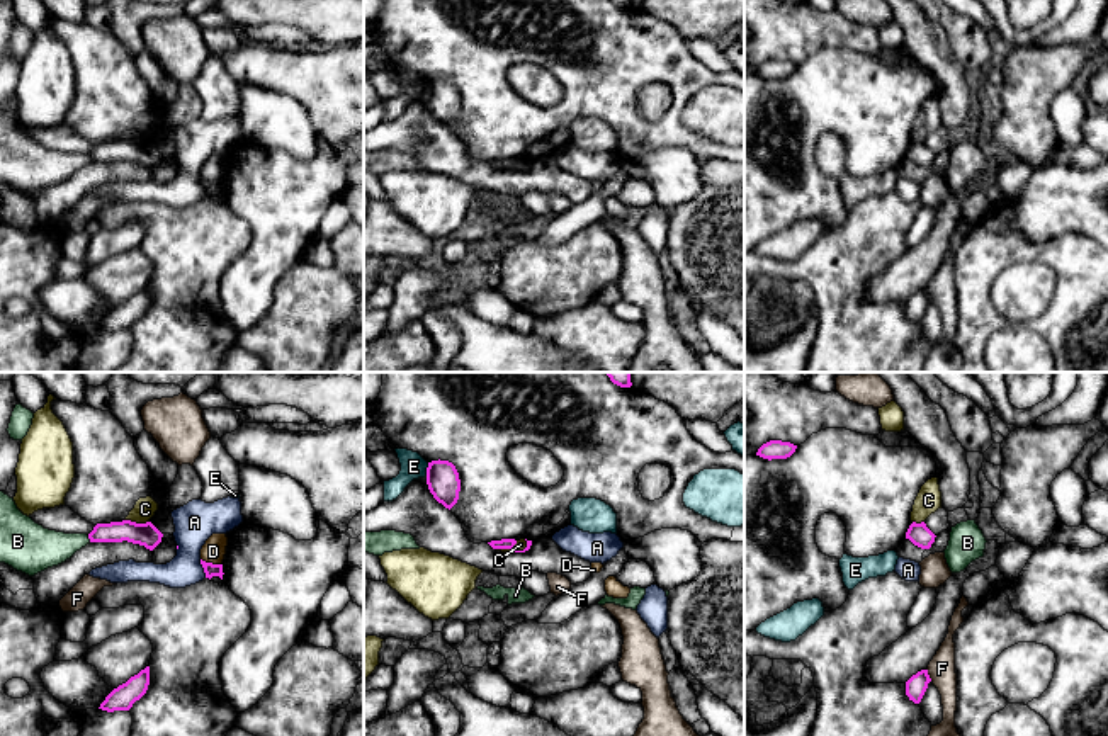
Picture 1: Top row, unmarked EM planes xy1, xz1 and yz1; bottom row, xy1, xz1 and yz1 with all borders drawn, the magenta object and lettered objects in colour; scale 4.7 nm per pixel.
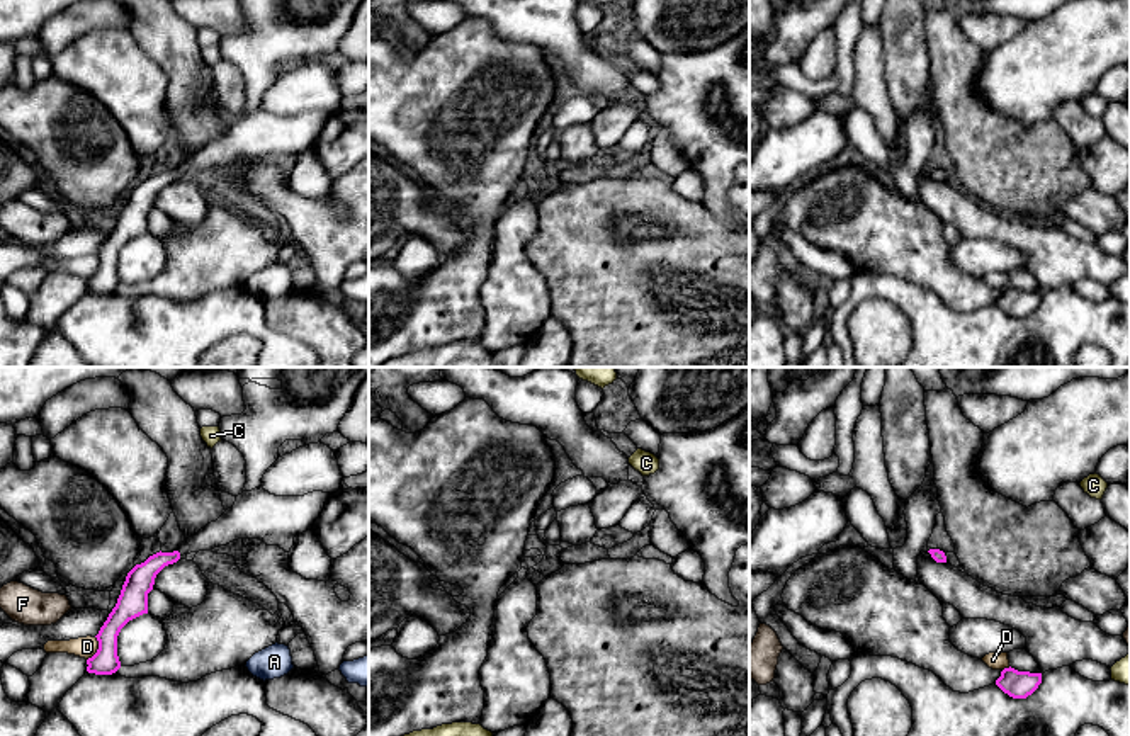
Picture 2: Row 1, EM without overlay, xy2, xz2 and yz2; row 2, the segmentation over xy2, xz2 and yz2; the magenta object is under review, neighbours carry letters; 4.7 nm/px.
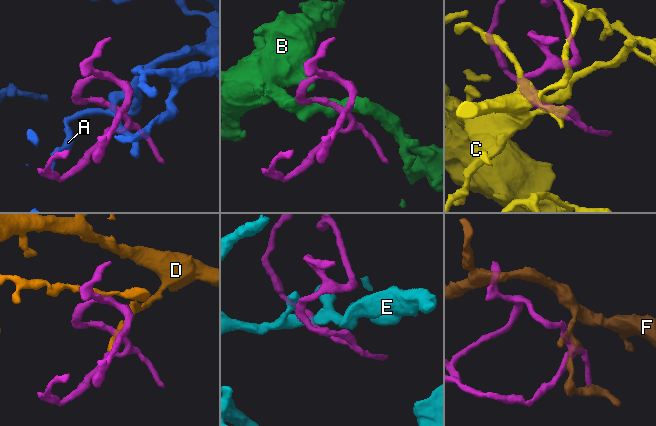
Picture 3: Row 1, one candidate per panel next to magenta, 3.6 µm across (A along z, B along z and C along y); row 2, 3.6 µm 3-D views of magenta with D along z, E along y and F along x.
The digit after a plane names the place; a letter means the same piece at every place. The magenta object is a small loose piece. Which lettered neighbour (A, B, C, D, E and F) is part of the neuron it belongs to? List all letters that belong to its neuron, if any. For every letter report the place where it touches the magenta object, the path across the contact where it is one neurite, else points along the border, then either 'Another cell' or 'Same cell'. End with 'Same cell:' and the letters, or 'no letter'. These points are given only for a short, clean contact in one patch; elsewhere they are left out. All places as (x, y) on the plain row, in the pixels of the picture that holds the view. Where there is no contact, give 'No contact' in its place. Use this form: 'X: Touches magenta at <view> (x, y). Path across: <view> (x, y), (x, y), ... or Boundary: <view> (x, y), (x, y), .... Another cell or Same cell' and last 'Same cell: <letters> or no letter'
A: Touches magenta at xy1 (203, 186). Another cell
B: Touches magenta at xy1 (89, 157). Boundary: xy1 (87, 155), (90, 160). Another cell
C: Touches magenta at xy1 (135, 141). Another cell
D: Touches magenta at xy2 (99, 267). Another cell
E: Touches magenta at xz1 (427, 89). Another cell
F: Touches magenta at yz1 (928, 294). Another cell
Same cell: no letter

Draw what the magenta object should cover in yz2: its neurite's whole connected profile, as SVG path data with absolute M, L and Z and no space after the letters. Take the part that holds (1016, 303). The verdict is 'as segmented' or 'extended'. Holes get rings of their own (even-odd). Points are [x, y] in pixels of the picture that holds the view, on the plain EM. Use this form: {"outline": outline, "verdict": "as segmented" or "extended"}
{"outline": "M1004 287L996 304L1013 318L1026 318L1042 303L1042 292L1018 291L1014 287Z", "verdict": "as segmented"}

